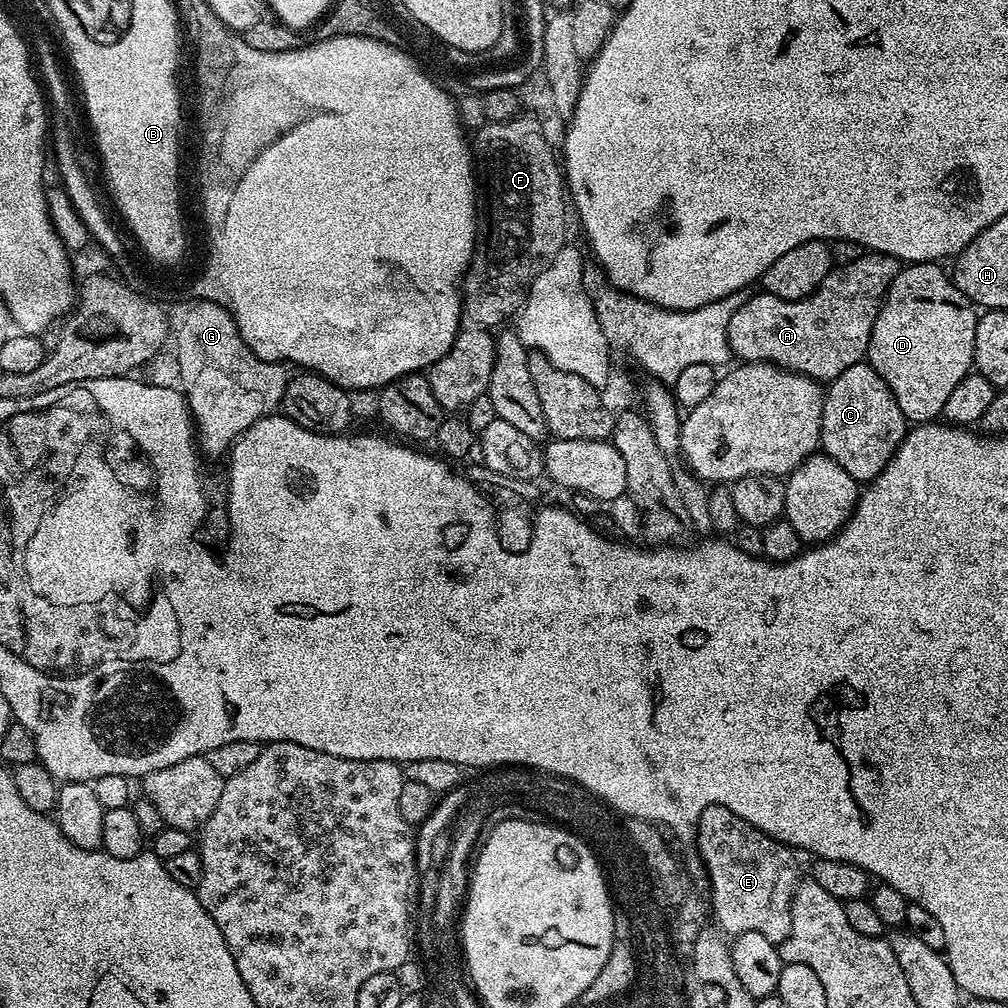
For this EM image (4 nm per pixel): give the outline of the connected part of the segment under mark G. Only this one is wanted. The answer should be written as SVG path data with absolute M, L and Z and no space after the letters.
M209 300L193 303L188 313L180 320L180 329L175 329L176 364L189 377L196 376L206 367L222 370L232 375L247 390L256 390L267 399L283 401L284 391L288 385L289 373L284 373L285 365L275 360L263 360L246 346L242 334L238 334L238 326L234 318L220 304Z

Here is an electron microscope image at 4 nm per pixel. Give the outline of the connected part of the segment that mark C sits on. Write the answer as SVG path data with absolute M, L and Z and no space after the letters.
M861 362L850 366L850 370L842 370L842 374L827 385L822 406L820 448L823 455L838 462L838 466L857 482L873 480L887 466L909 427L902 410L898 410L890 386L886 386L871 364Z

